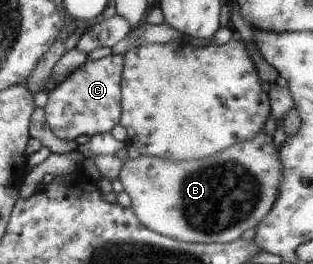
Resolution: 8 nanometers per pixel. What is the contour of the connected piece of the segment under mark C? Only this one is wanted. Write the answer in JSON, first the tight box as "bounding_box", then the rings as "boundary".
{"bounding_box":[44,53,125,140],"boundary":[[[115,53],[97,60],[87,60],[77,68],[67,80],[48,91],[49,99],[44,106],[47,125],[59,139],[75,140],[79,135],[97,135],[111,131],[120,124],[121,117],[121,81],[125,58],[123,53]]]}

